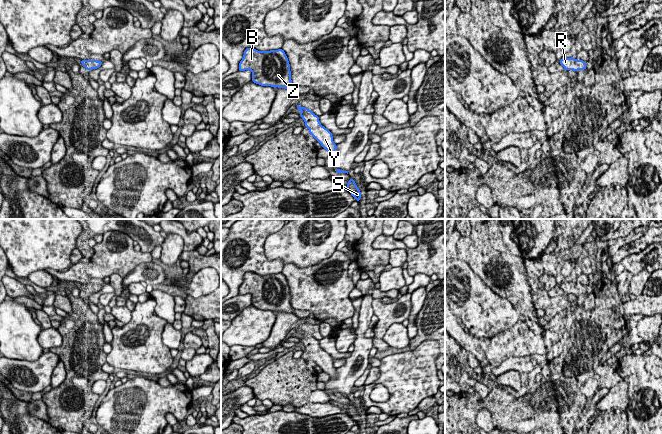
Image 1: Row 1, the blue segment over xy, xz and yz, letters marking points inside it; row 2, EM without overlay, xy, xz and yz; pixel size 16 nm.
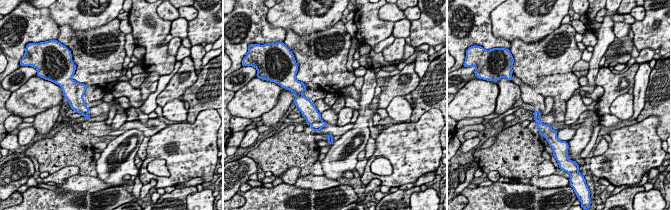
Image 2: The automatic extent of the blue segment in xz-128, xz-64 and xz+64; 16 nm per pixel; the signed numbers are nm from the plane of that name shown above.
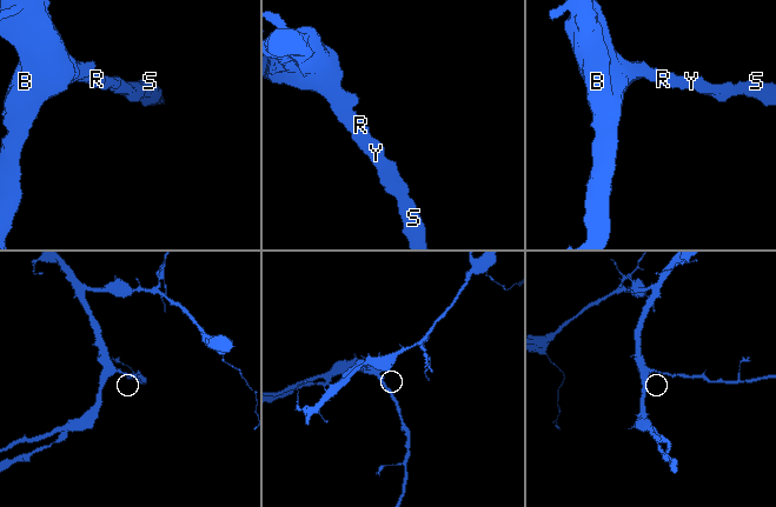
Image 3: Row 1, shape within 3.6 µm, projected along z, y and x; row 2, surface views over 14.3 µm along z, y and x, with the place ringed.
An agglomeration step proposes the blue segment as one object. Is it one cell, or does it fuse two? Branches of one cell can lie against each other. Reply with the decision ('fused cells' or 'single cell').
single cell

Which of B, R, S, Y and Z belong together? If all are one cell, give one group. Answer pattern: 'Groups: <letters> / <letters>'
Groups: B R S Y Z

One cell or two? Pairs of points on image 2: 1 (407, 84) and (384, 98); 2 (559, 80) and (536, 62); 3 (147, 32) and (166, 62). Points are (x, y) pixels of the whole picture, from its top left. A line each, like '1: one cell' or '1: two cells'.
1: one cell
2: one cell
3: one cell

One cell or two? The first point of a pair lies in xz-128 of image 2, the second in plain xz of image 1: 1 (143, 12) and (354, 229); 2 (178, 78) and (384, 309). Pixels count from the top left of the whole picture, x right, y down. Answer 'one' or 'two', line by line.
1: two
2: one

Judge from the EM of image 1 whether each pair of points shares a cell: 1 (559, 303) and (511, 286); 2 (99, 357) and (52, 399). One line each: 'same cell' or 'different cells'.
1: same cell
2: same cell

